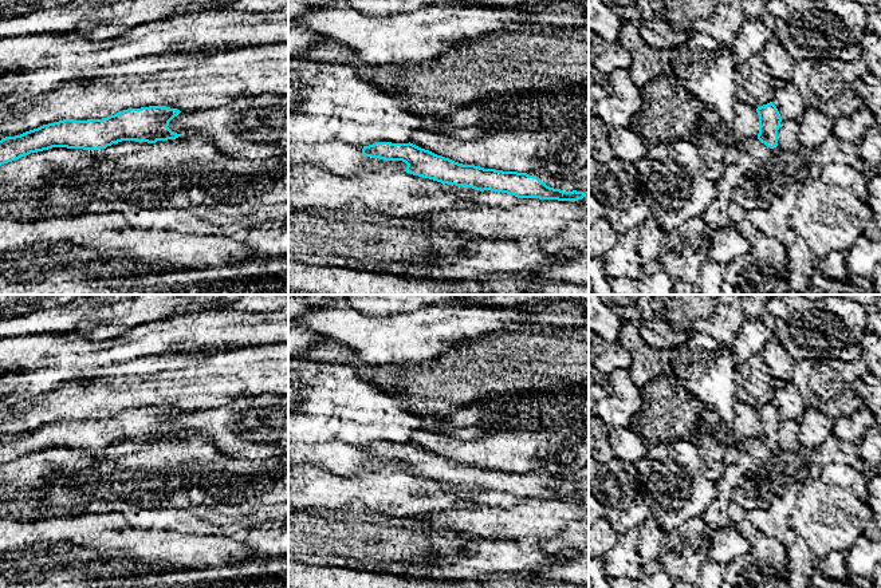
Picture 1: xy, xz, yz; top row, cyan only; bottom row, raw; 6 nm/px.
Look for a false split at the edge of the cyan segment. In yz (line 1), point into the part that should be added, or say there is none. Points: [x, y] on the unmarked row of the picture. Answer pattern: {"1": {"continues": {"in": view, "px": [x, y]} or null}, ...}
{"1": {"continues": null}}

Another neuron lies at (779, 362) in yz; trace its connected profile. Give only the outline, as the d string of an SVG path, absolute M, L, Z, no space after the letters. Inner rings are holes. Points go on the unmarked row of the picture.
M771 338L771 340L762 348L759 355L768 366L770 374L774 378L786 382L791 380L791 371L795 360L790 356L778 338Z

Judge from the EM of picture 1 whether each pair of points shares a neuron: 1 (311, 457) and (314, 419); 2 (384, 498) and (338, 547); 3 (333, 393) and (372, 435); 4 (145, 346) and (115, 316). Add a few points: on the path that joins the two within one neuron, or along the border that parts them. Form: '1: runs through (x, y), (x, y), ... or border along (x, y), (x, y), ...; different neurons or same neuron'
1: border along (345, 442), (325, 439), (302, 444); different neurons
2: border along (357, 508), (402, 517); different neurons
3: runs through (342, 403), (364, 425); same neuron
4: border along (128, 330), (107, 339); different neurons

